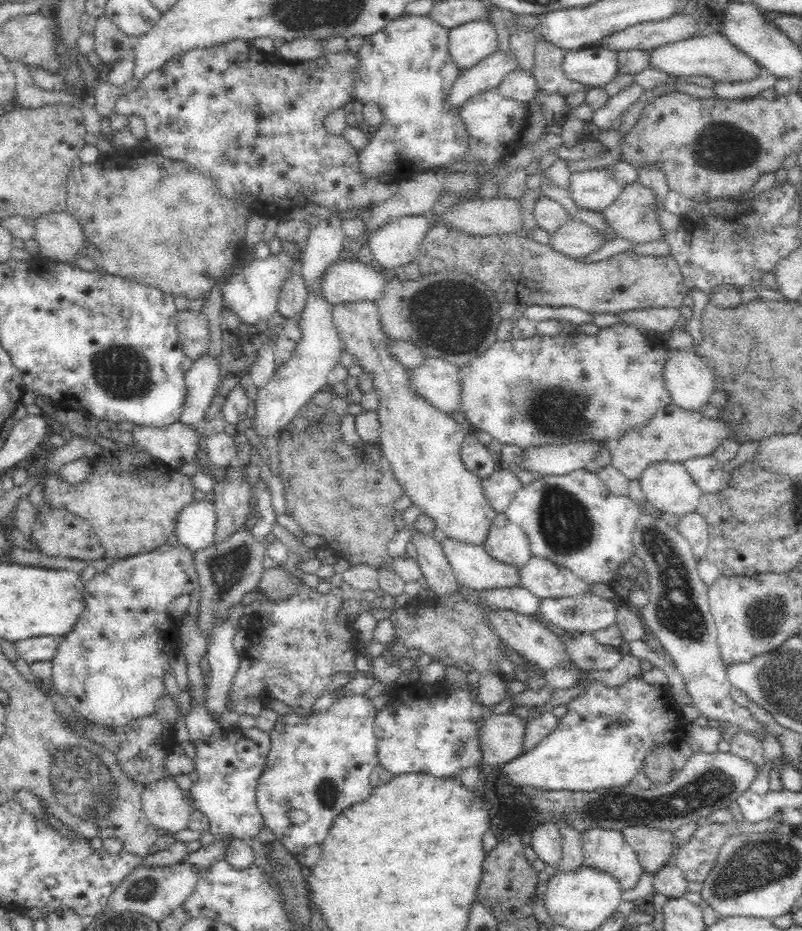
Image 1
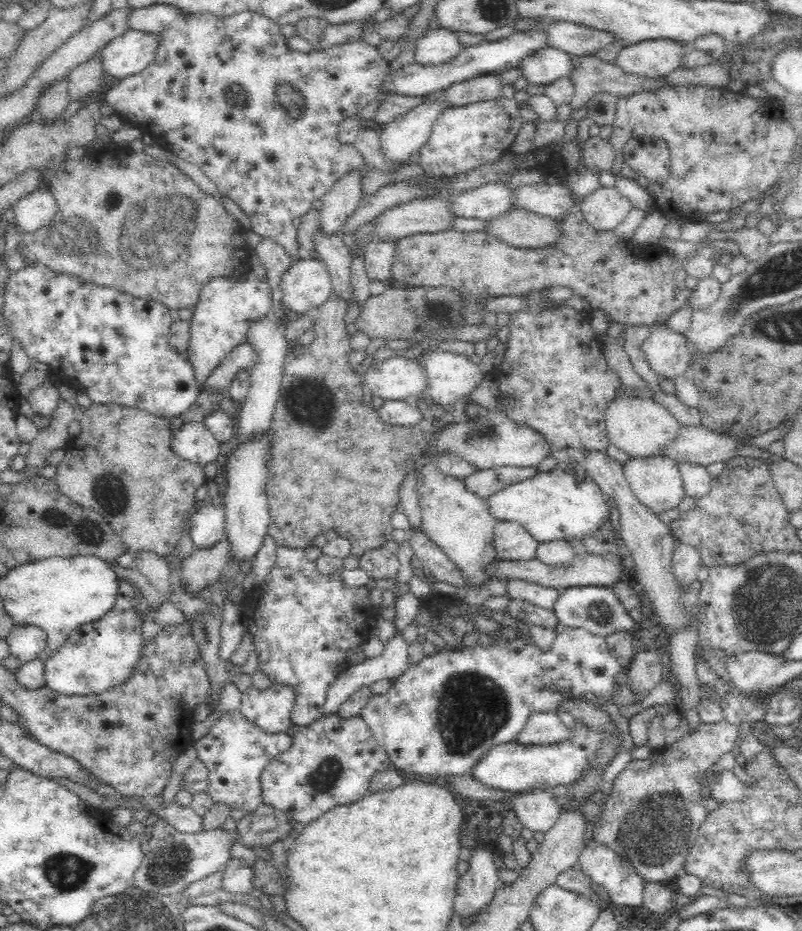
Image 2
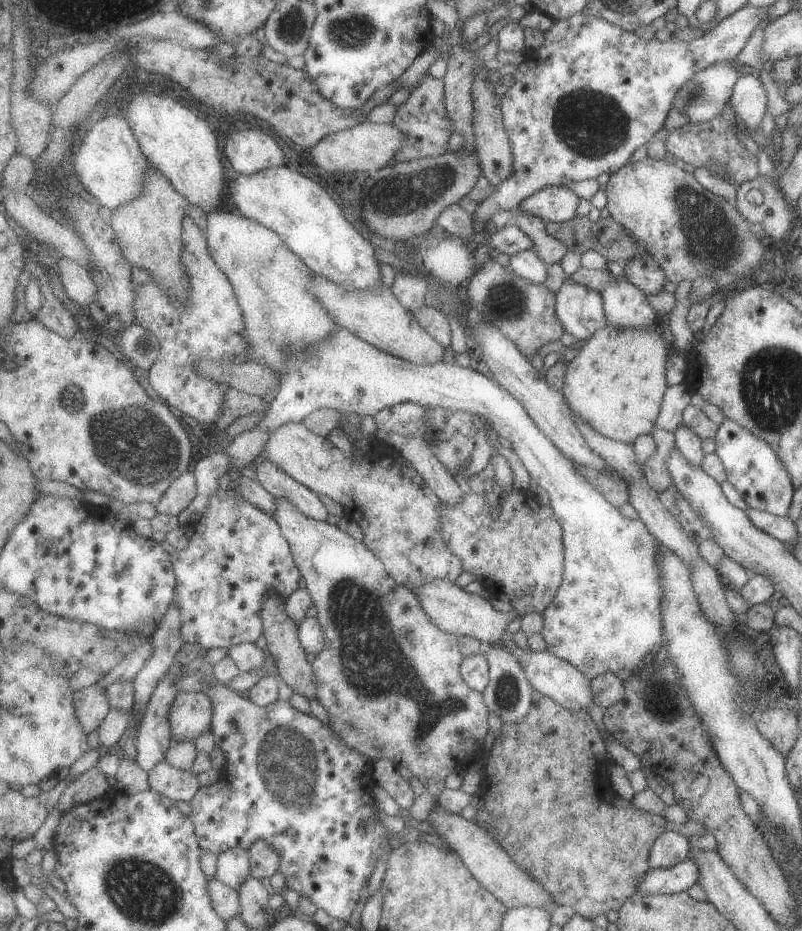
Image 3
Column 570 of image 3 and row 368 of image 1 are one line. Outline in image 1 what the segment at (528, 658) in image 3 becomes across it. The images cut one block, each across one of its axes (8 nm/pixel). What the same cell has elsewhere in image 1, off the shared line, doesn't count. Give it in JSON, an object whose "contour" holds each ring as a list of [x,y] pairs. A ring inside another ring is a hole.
{"contour":[[[668,348],[662,376],[671,404],[699,411],[714,391],[714,377],[708,365],[690,348]]]}

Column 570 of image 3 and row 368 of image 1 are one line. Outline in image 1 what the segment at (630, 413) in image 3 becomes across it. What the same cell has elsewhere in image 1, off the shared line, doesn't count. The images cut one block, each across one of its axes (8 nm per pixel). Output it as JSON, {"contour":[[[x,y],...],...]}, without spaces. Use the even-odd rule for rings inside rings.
{"contour":[[[356,300],[343,302],[331,307],[332,320],[339,336],[347,342],[346,351],[354,355],[359,366],[375,378],[375,388],[379,390],[380,400],[377,411],[381,422],[381,433],[376,440],[382,449],[382,456],[390,463],[392,474],[412,504],[434,521],[434,528],[441,537],[460,543],[480,546],[487,539],[497,510],[488,502],[482,492],[481,478],[472,474],[460,460],[460,446],[468,433],[465,426],[454,421],[449,413],[440,412],[431,407],[424,399],[416,397],[414,391],[407,388],[407,376],[404,367],[394,363],[386,349],[378,347],[376,342],[384,335],[380,329],[378,311],[375,301]]]}

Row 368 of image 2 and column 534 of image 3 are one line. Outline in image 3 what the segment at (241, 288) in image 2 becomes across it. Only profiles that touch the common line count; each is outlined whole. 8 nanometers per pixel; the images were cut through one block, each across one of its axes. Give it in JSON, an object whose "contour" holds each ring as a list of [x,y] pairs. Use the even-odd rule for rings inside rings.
{"contour":[[[553,186],[527,198],[521,204],[520,209],[537,214],[548,223],[563,223],[580,216],[579,208],[583,200],[570,188]]]}

